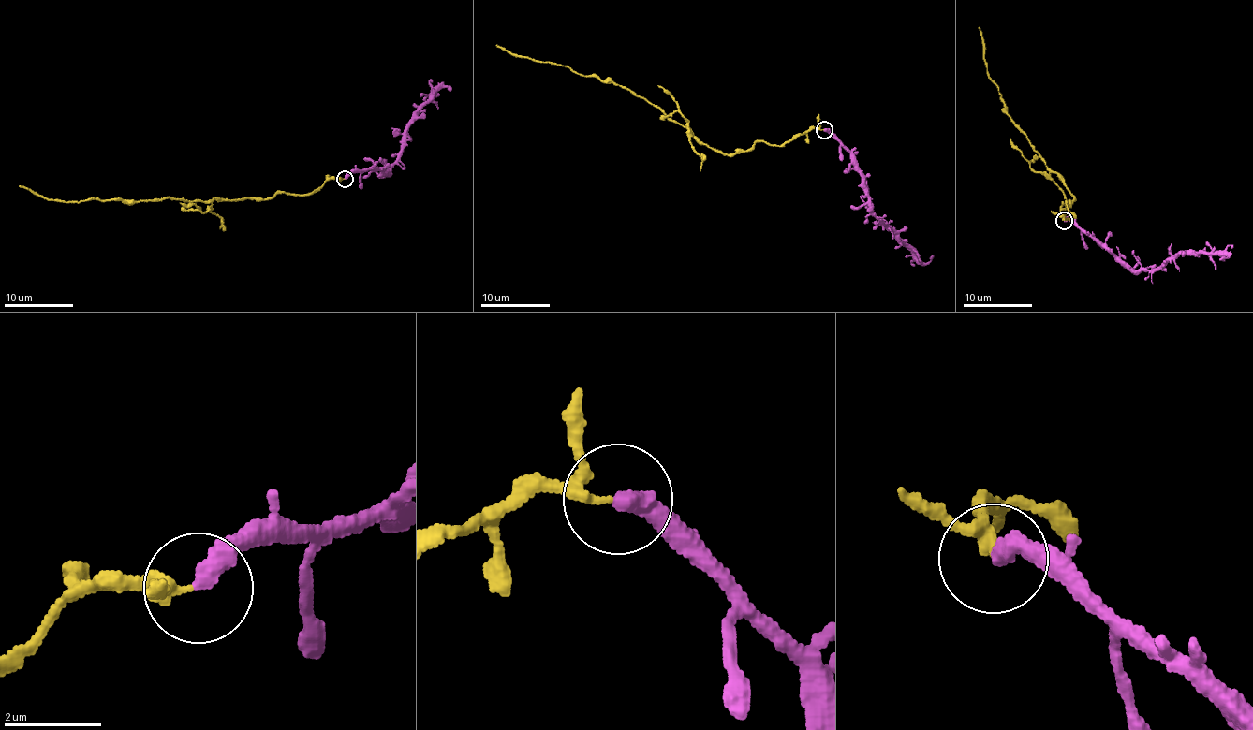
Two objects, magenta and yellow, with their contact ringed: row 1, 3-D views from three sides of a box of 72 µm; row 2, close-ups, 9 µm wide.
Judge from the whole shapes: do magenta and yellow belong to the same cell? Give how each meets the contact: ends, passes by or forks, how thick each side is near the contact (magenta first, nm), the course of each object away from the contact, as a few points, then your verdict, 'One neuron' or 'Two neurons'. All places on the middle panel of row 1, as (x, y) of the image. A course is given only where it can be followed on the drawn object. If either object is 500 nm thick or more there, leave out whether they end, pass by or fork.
At the ring magenta ends. At the ring yellow passes by. Thickness 380 nm (magenta) against 200 nm. Course of magenta: (823, 129), (847, 153), (862, 177), (873, 216), (894, 231), (896, 239), (918, 260), (930, 260), (932, 255). Course of yellow: (823, 129), (810, 128), (781, 146), (757, 141), (724, 153), (618, 85), (495, 46). Two neurons

